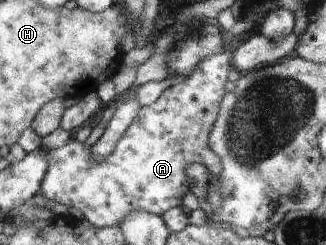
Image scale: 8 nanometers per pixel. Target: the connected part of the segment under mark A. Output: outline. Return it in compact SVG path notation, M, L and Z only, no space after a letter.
M225 34L224 42L231 45L229 51L208 56L183 80L172 83L161 97L148 106L140 106L139 113L123 132L115 149L103 160L102 164L91 159L90 150L85 150L83 143L72 137L70 143L55 149L45 148L48 166L44 175L41 192L55 203L73 207L81 211L84 219L96 228L120 226L132 212L147 212L162 216L167 210L181 205L181 199L188 191L186 169L190 163L199 162L206 165L214 176L220 174L222 167L220 157L211 151L208 144L209 134L220 110L221 100L225 97L227 75L234 65L231 64L237 41L244 40L245 35Z

